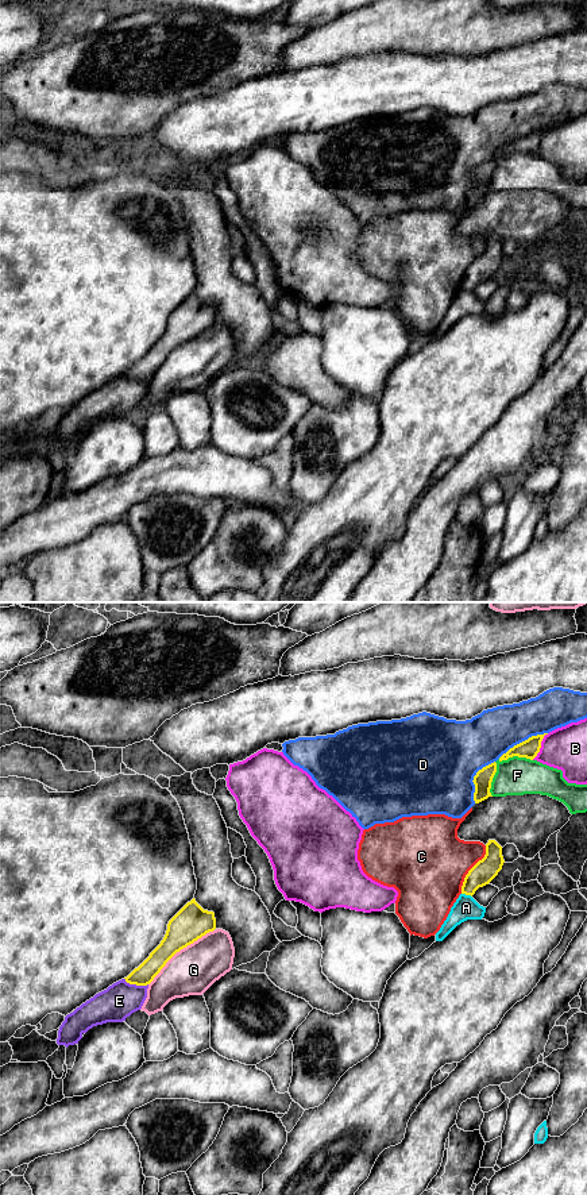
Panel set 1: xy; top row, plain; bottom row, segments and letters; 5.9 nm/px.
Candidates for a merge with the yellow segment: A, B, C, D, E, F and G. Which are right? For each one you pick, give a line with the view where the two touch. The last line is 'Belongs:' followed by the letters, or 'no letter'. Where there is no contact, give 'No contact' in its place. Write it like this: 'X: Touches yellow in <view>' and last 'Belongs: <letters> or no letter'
Belongs: no letter

